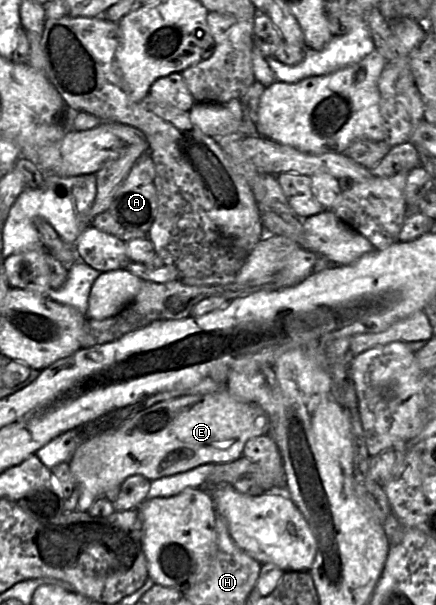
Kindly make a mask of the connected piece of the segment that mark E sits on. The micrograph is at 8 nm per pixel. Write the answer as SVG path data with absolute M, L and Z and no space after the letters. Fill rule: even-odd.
M226 389L205 393L174 397L143 409L124 421L116 430L104 433L79 445L68 464L80 488L75 511L87 512L94 500L116 486L126 478L140 474L150 481L207 463L227 463L243 455L245 443L252 437L268 434L269 417L257 404L242 401L231 395Z

